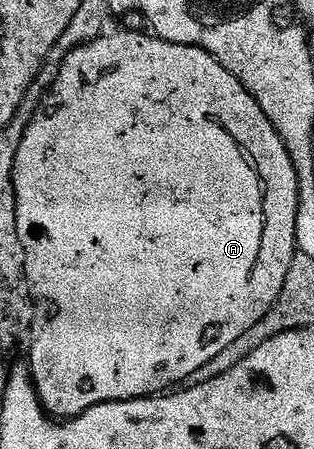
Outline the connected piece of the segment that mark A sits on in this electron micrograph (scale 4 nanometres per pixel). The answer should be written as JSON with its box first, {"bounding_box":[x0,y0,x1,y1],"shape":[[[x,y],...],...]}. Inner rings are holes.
{"bounding_box":[16,30,298,421],"shape":[[[145,30],[113,31],[80,45],[64,57],[60,77],[56,77],[52,89],[43,99],[24,133],[24,141],[20,141],[20,153],[16,153],[16,229],[22,247],[22,263],[26,266],[26,279],[34,294],[28,366],[42,407],[47,415],[59,421],[74,419],[101,403],[149,399],[185,384],[196,369],[208,365],[212,357],[228,349],[236,337],[248,333],[260,317],[270,312],[284,289],[284,277],[288,277],[288,269],[292,269],[296,254],[298,174],[284,141],[280,141],[280,133],[276,133],[272,121],[264,117],[264,109],[256,105],[252,93],[248,93],[248,89],[244,89],[244,85],[236,81],[224,65],[198,47],[169,43]],[[226,123],[241,127],[241,133],[252,142],[262,143],[262,175],[254,168],[253,161],[246,156],[245,149],[238,144],[237,137],[229,131]],[[194,271],[210,279],[231,279],[242,287],[194,287]]]}

